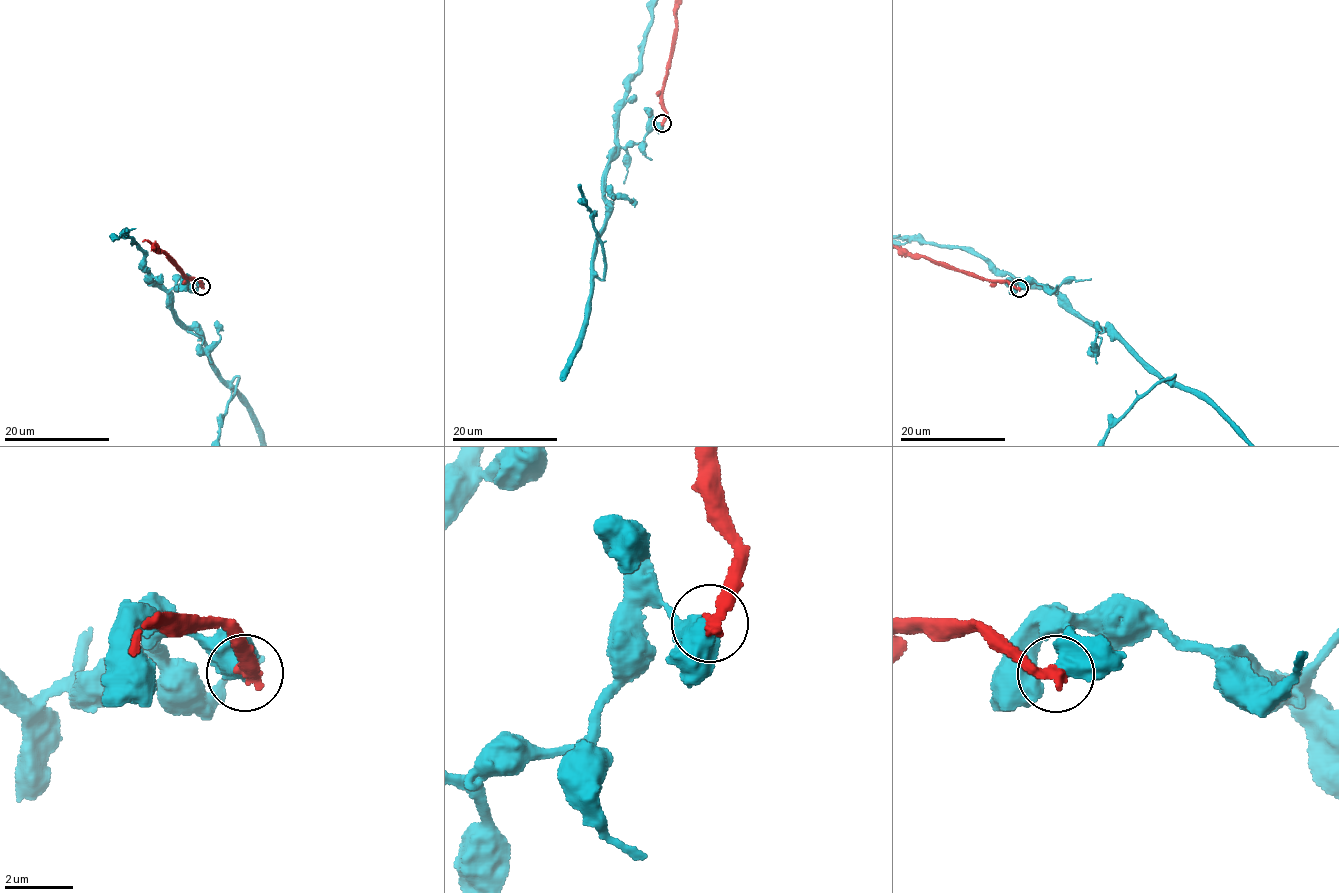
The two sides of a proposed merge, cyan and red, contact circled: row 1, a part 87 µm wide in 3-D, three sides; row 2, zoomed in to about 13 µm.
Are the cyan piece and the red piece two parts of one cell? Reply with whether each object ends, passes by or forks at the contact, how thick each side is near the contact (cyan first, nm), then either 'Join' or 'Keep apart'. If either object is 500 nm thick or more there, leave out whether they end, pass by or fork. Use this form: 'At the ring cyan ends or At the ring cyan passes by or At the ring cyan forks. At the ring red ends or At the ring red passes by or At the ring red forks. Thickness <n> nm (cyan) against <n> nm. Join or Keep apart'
Thickness 650 nm (cyan) against 400 nm. Keep apart

